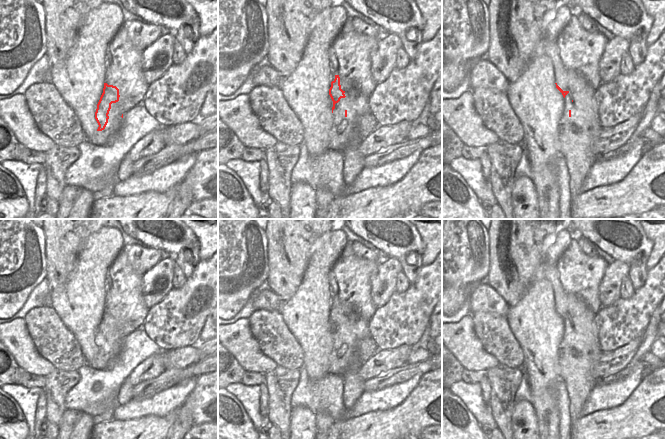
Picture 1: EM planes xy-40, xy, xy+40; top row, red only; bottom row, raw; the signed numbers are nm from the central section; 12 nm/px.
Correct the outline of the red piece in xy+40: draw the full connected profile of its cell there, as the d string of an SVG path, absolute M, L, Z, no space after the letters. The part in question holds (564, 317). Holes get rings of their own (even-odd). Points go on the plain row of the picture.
M556 307L556 312L564 321L564 335L559 345L559 353L557 355L556 372L561 377L573 373L572 355L570 353L569 344L571 341L572 322L569 320L569 315L563 315Z

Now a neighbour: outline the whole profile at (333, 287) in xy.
M331 270L328 274L329 291L331 293L331 304L334 305L335 300L338 299L339 287L333 271Z

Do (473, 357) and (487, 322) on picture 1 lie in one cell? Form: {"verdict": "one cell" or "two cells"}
{"verdict": "two cells"}

